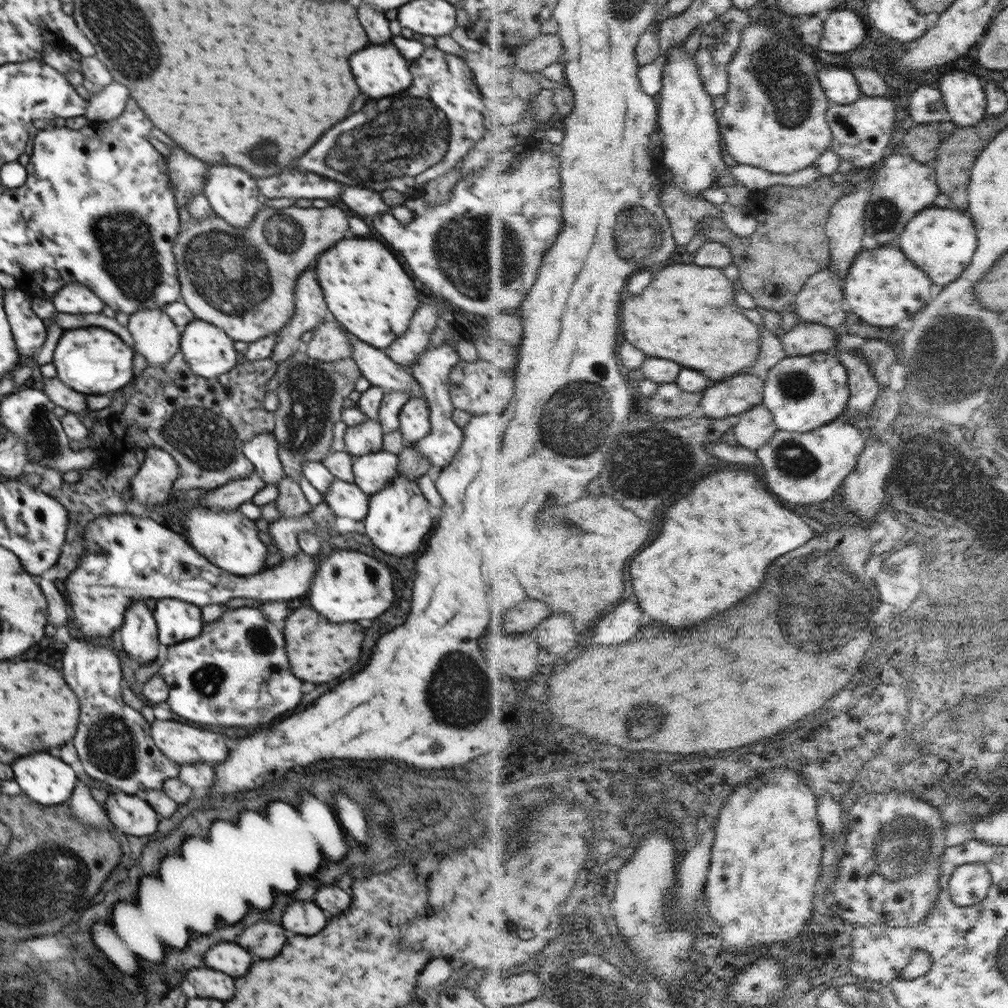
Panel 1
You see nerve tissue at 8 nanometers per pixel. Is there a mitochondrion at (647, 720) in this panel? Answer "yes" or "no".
yes

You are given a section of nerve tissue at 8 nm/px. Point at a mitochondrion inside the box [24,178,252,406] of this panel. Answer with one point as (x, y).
(125, 240)

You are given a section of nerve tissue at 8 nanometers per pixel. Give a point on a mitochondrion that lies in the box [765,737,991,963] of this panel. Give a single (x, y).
(900, 846)

